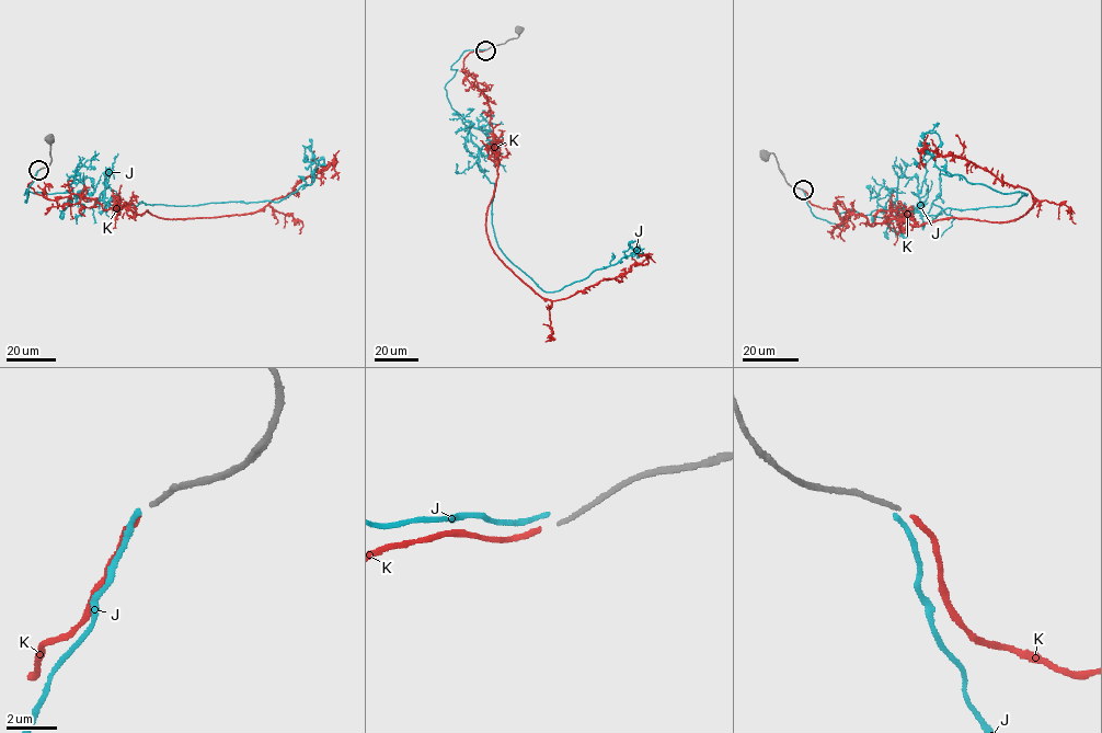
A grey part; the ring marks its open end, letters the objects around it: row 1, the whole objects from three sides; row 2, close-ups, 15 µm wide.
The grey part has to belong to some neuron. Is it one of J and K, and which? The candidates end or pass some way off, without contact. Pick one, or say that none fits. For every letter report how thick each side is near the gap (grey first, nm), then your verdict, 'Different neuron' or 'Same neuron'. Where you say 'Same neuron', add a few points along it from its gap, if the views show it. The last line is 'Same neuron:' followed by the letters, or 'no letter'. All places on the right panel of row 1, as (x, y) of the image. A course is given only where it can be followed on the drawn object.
J: Thickness 170 nm (grey) against 190 nm. Different neuron
K: Thickness 170 nm (grey) against 220 nm. Same neuron. Its course: (804, 191), (871, 226), (1010, 221), (1032, 206), (1029, 190), (963, 158), (925, 149), (920, 169)
Same neuron: K

